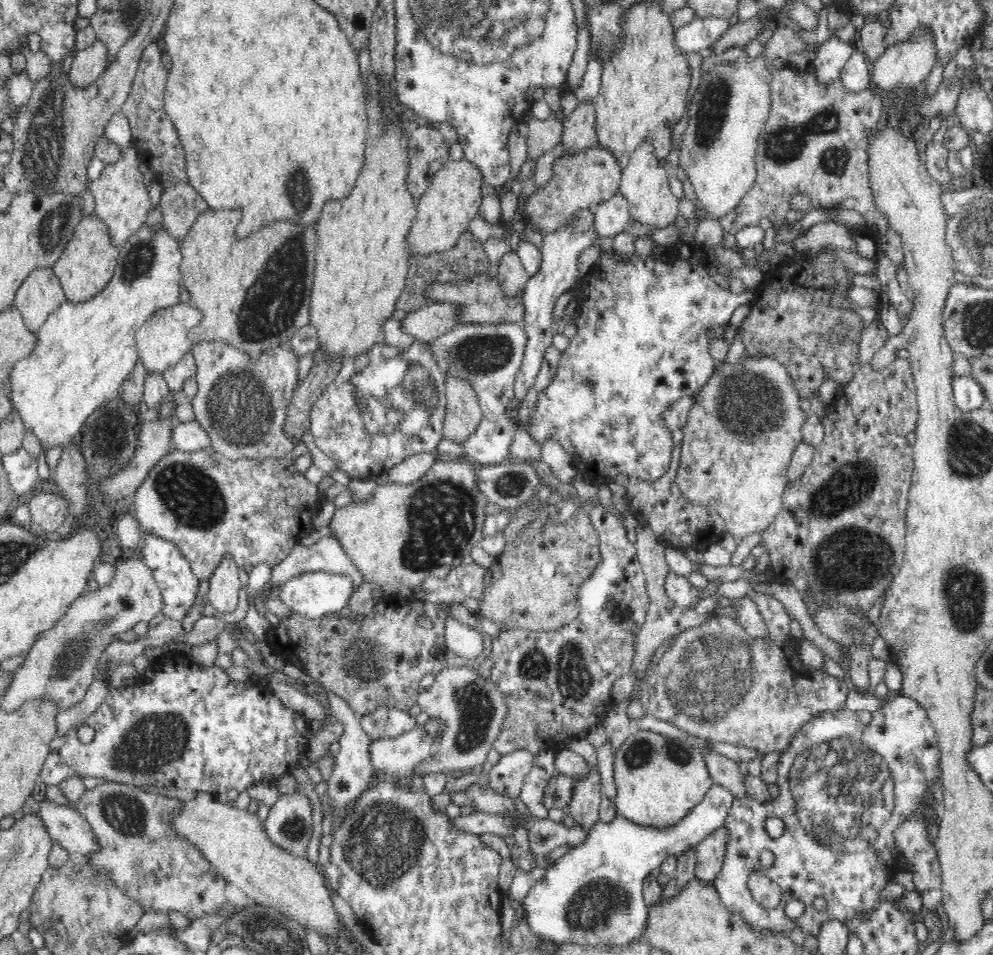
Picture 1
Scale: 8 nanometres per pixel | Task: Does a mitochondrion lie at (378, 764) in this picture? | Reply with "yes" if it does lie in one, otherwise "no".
no

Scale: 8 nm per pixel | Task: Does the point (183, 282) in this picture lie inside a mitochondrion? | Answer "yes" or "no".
no

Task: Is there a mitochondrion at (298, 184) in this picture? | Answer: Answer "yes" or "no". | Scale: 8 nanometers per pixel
yes

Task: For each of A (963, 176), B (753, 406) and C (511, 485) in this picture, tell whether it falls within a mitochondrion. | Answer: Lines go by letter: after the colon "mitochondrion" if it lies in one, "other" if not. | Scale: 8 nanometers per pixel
A: other
B: mitochondrion
C: mitochondrion

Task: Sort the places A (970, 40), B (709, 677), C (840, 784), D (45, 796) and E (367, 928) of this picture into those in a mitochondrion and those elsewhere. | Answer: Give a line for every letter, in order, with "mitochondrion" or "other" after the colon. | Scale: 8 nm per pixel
A: other
B: mitochondrion
C: mitochondrion
D: other
E: other

